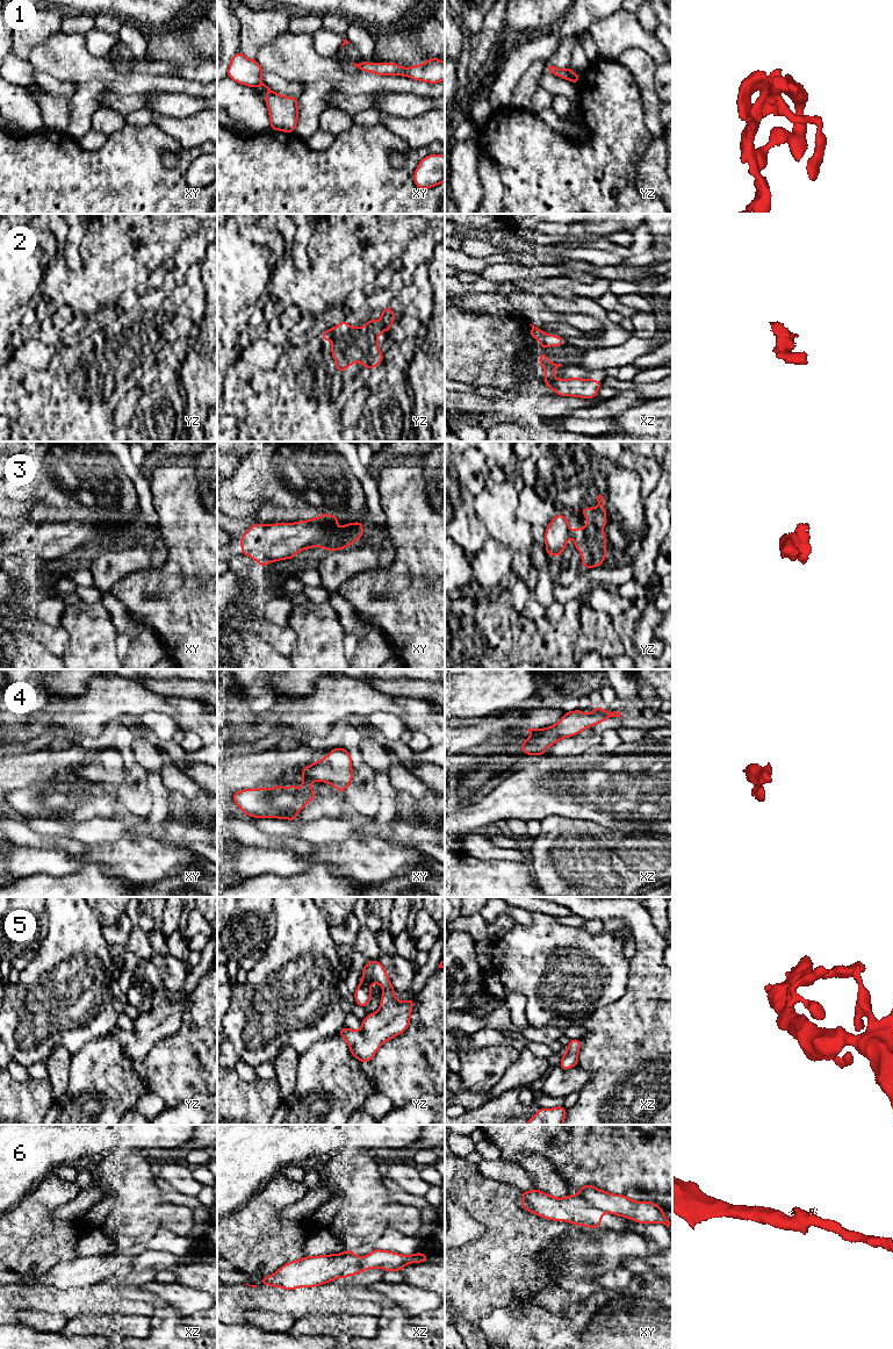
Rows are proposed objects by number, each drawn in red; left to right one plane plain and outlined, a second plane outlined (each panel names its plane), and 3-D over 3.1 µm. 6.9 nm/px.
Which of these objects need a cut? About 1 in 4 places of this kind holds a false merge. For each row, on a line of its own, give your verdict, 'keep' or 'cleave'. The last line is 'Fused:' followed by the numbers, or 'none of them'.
1: keep
2: keep
3: cleave
4: cleave
5: keep
6: cleave
Fused: 3, 4, 6

